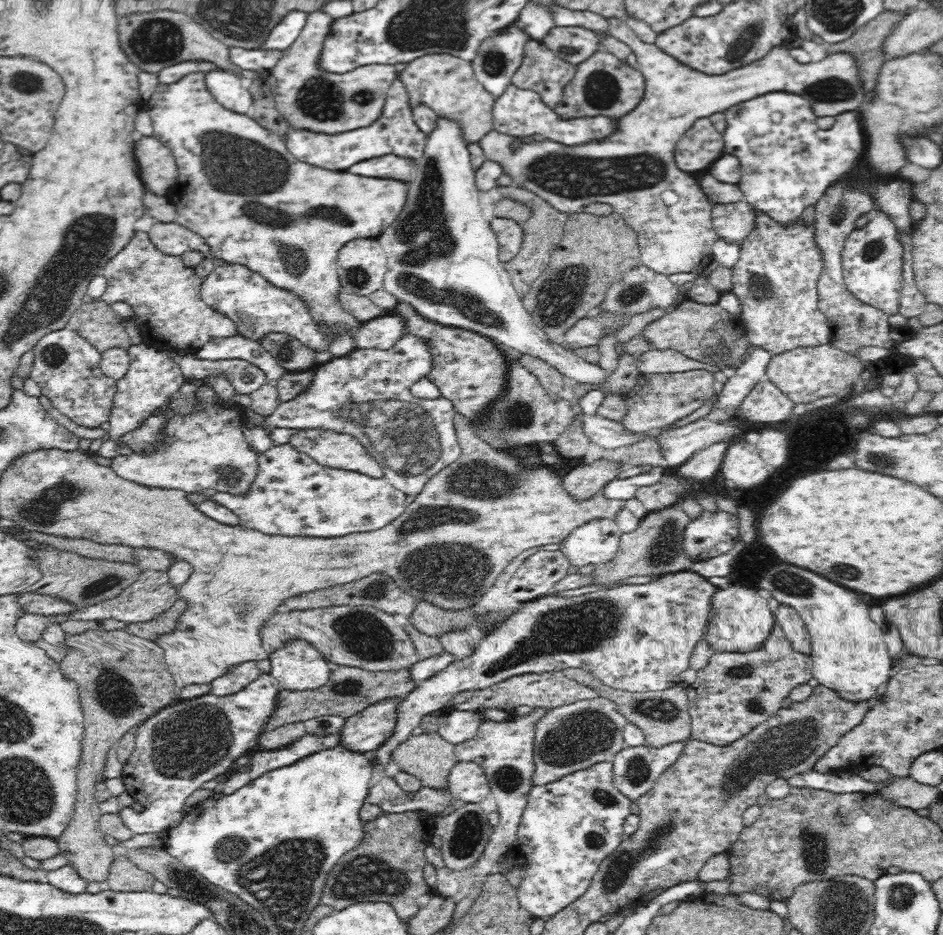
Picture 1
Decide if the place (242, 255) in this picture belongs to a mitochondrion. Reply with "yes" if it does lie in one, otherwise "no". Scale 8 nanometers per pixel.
no

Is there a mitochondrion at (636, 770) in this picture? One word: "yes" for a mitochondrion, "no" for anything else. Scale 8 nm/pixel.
yes

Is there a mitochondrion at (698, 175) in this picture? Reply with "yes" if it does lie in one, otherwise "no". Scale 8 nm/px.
no

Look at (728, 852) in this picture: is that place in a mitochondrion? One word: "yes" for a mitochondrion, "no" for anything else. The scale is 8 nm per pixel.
no

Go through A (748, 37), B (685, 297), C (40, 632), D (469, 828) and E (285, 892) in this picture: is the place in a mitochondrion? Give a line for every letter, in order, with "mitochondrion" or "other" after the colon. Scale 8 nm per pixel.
A: mitochondrion
B: other
C: other
D: mitochondrion
E: mitochondrion

